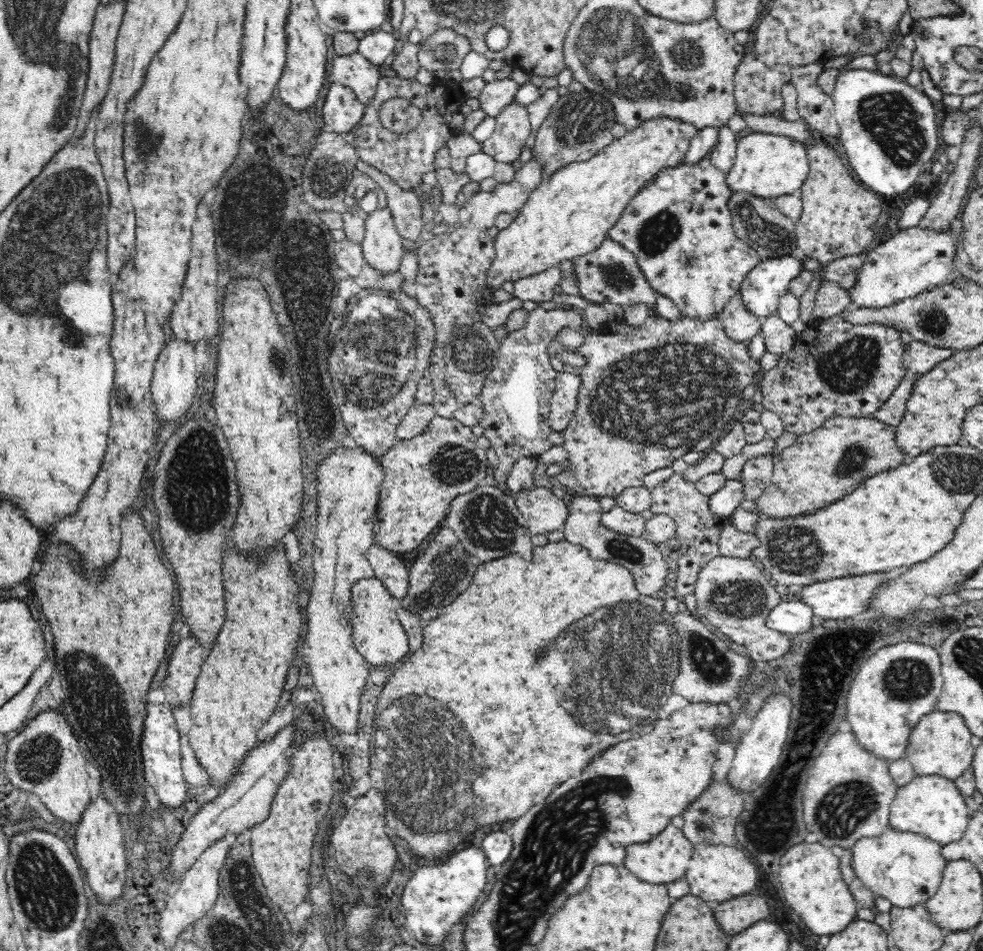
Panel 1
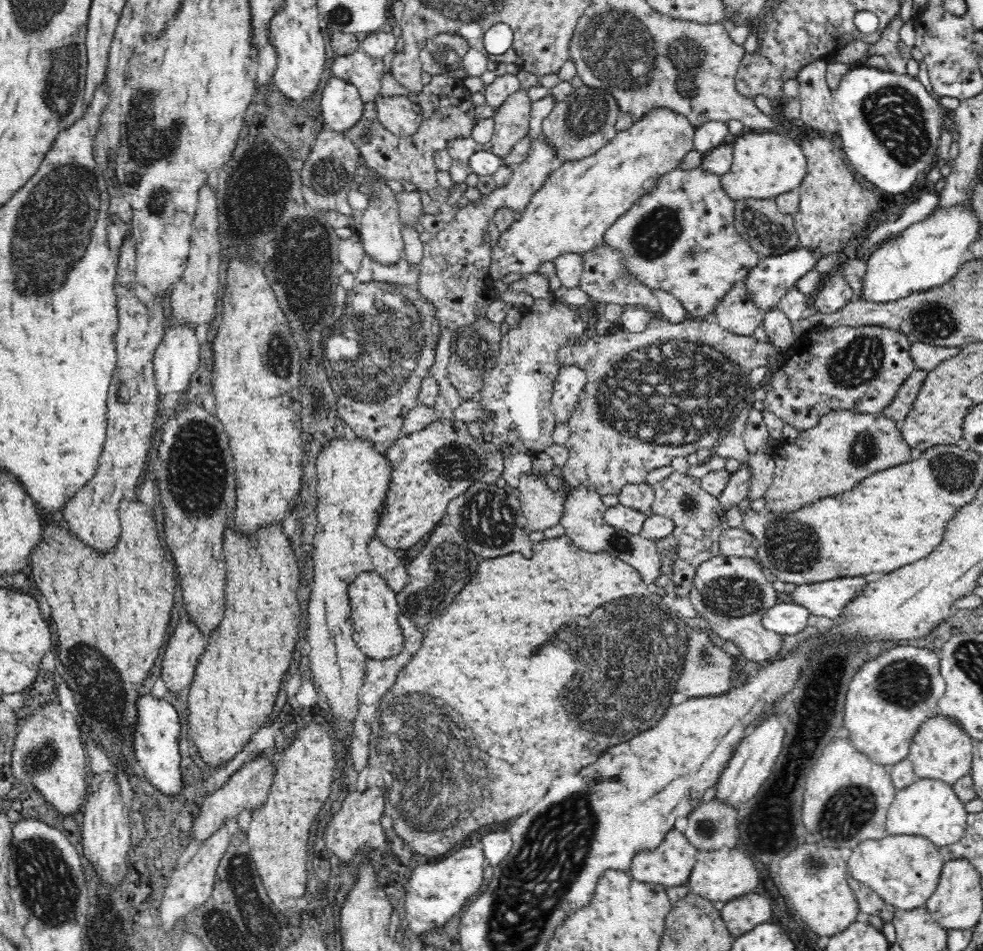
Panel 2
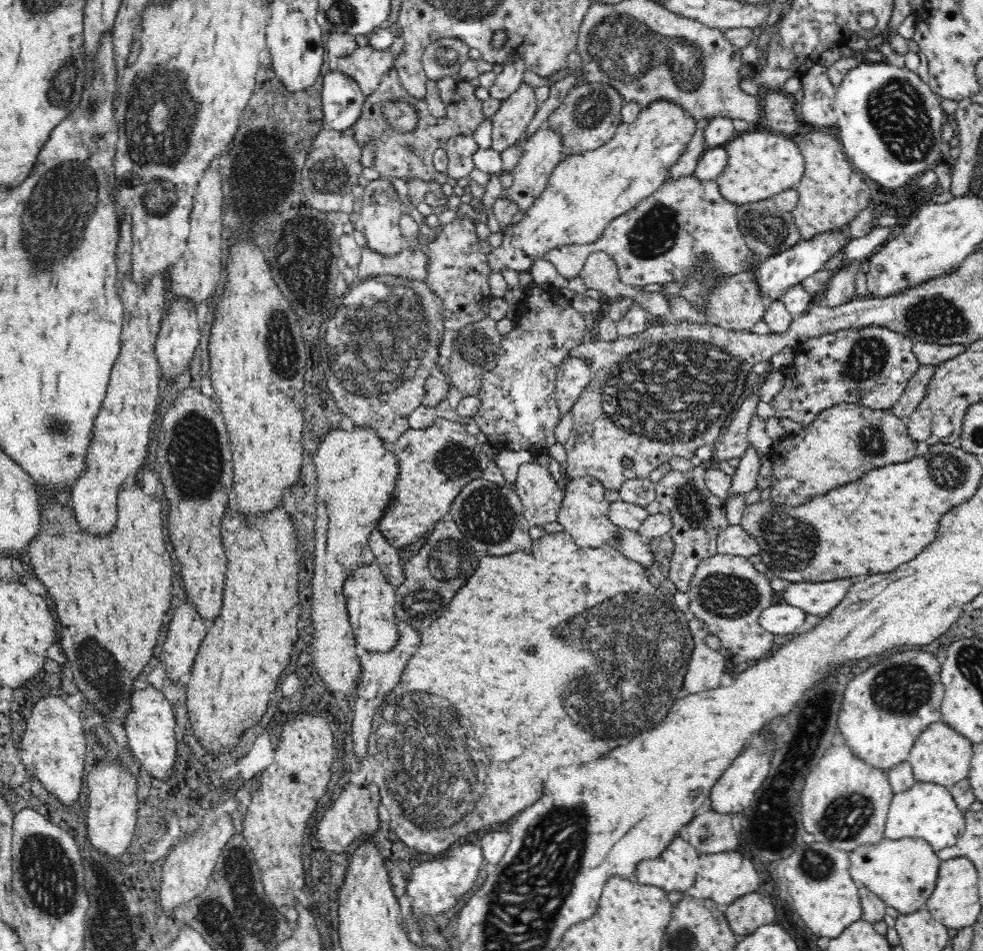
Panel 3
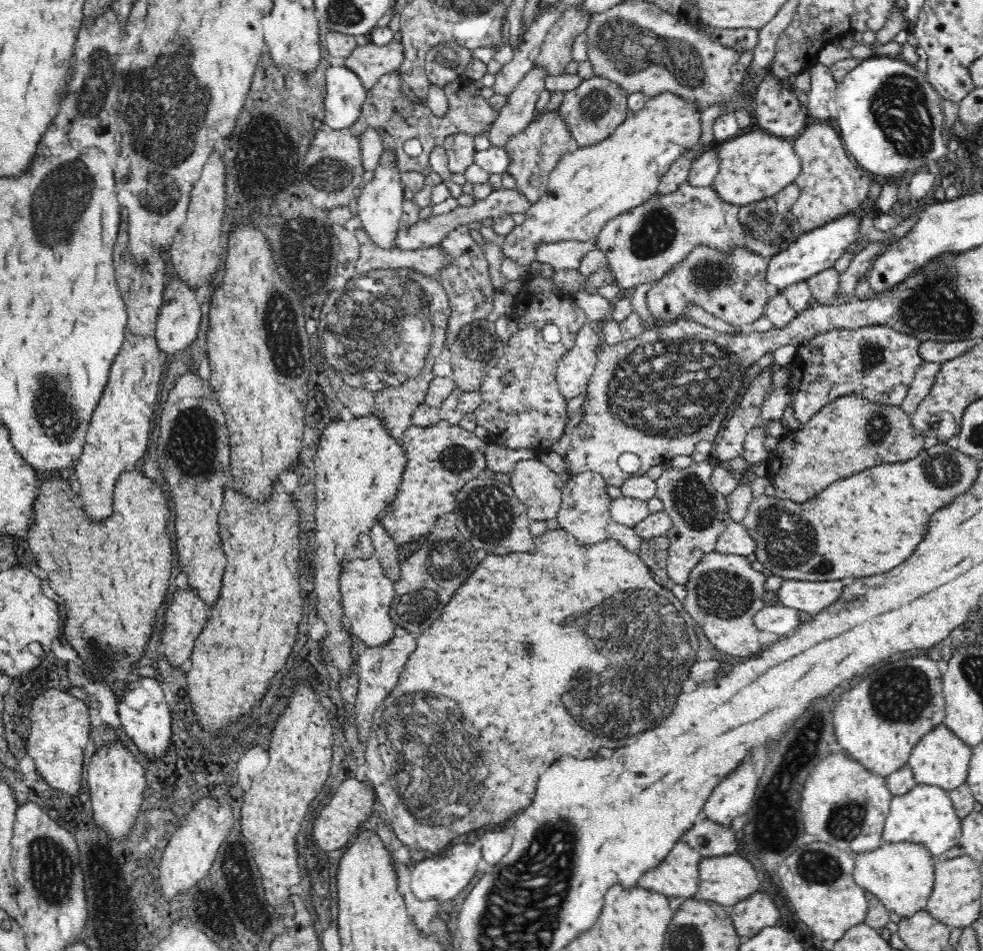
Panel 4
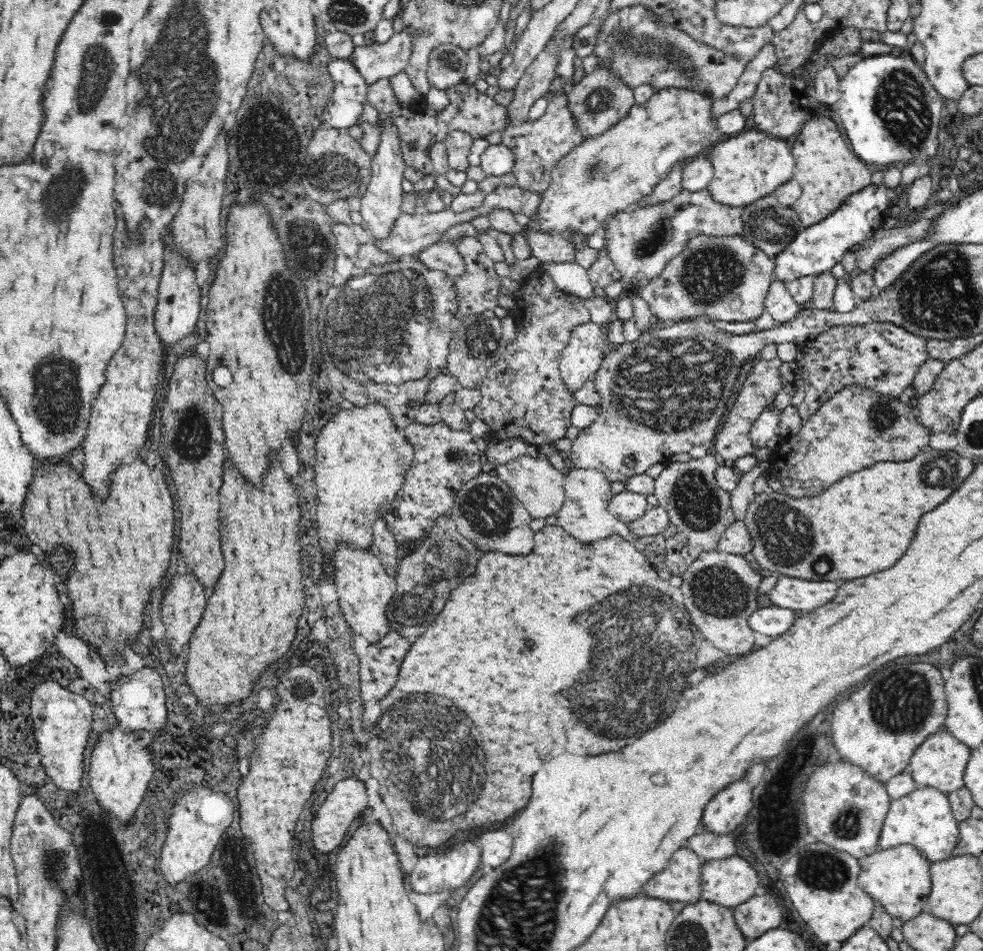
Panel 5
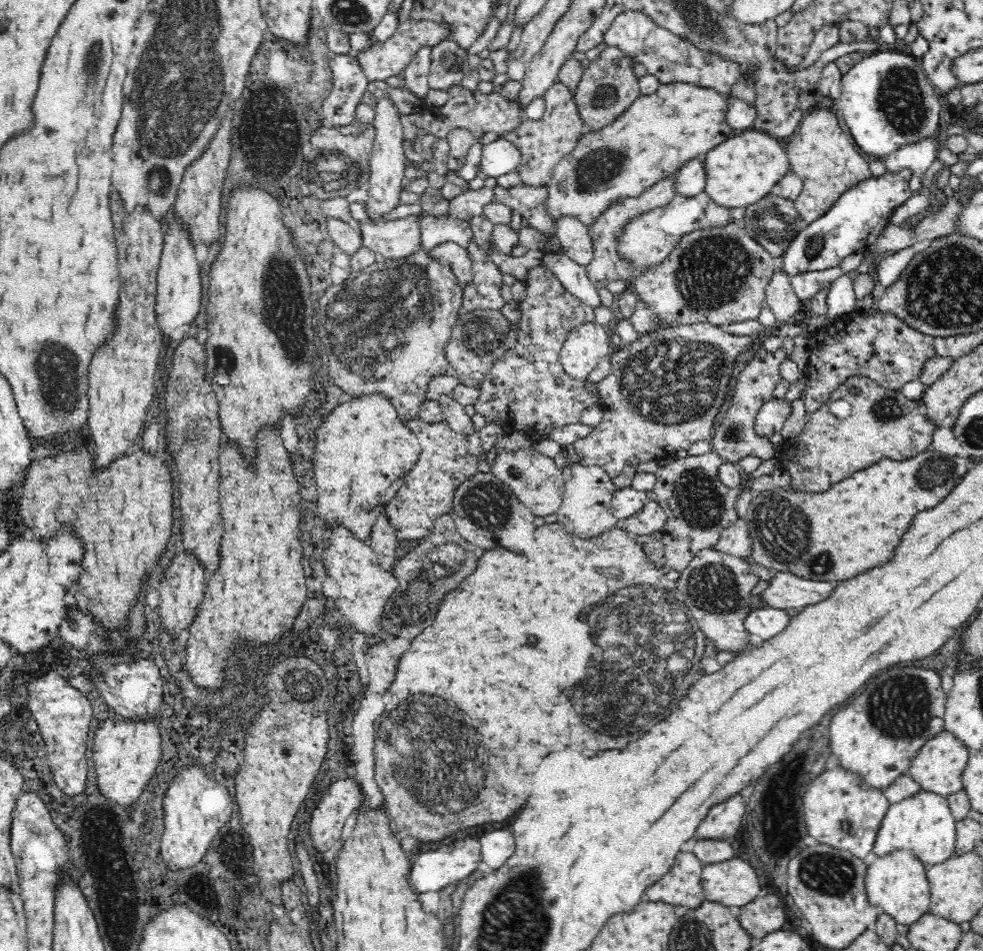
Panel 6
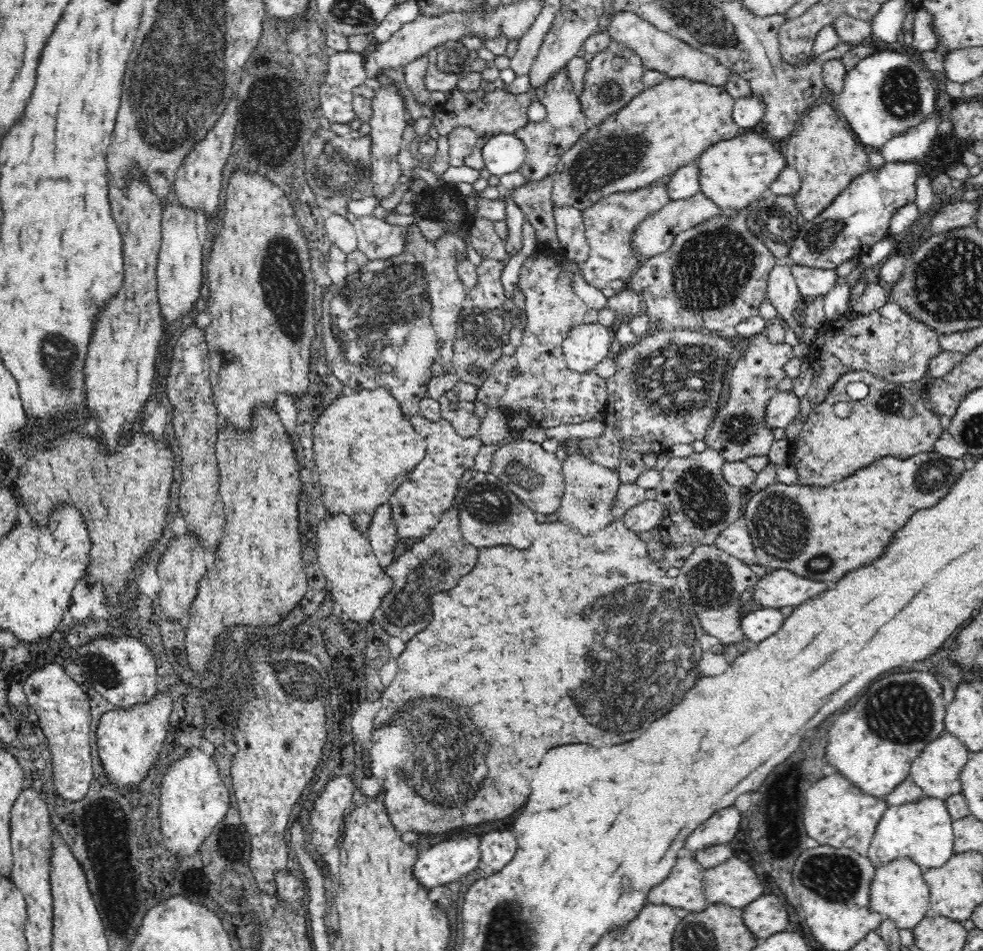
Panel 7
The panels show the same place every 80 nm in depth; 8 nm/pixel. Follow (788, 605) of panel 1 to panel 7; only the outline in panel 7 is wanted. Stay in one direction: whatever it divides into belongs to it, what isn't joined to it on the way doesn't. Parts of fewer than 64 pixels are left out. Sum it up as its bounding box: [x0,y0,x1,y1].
[740,608,784,642]

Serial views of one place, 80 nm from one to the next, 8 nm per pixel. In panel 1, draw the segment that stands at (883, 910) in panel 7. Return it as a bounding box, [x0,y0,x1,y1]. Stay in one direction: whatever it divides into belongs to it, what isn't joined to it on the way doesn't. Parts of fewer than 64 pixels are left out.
[851,828,947,909]

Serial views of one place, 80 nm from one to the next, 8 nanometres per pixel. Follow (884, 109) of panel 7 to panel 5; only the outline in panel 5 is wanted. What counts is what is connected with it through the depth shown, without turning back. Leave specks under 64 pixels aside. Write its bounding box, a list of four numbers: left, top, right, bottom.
[835,53,945,170]

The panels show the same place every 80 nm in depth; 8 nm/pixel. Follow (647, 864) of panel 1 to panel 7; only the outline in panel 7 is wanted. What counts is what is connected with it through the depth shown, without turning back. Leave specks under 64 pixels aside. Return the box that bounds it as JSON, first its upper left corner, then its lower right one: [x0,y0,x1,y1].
[648,854,708,913]

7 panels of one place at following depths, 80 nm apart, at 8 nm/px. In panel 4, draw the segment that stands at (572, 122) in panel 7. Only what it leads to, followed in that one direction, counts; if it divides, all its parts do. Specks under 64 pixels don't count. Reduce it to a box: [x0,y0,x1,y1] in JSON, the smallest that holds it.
[504,106,578,204]

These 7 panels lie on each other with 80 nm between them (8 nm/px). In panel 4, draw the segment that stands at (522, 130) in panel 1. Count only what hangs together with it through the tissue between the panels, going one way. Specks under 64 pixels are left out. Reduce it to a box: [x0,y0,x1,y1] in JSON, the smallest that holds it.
[488,63,548,147]

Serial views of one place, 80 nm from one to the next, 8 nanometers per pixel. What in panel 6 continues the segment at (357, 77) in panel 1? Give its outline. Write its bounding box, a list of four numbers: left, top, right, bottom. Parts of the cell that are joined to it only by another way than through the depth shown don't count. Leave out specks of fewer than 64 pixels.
[356,18,452,82]

